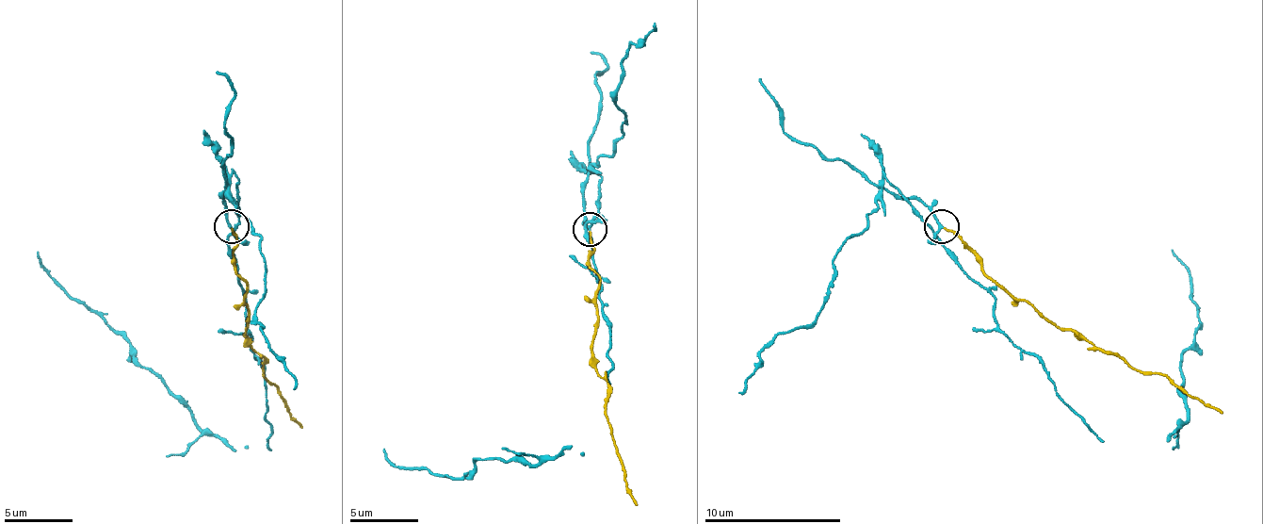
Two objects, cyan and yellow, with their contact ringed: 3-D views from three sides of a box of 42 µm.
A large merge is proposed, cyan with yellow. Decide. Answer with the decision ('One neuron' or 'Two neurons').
Two neurons

